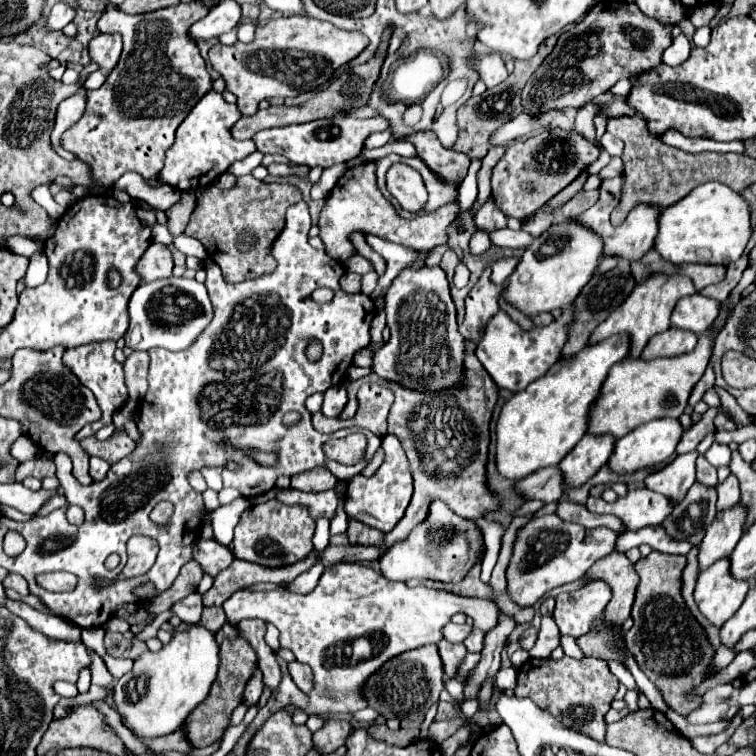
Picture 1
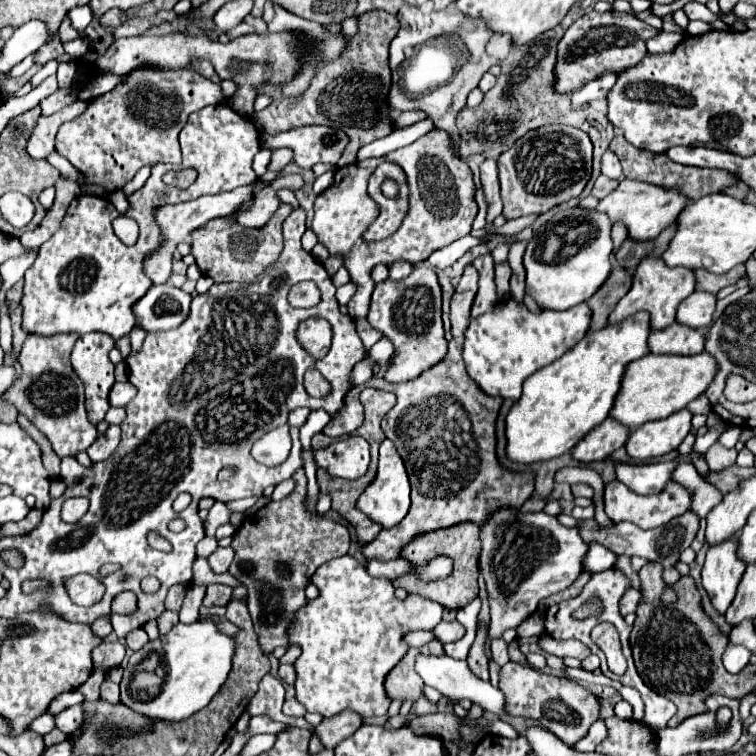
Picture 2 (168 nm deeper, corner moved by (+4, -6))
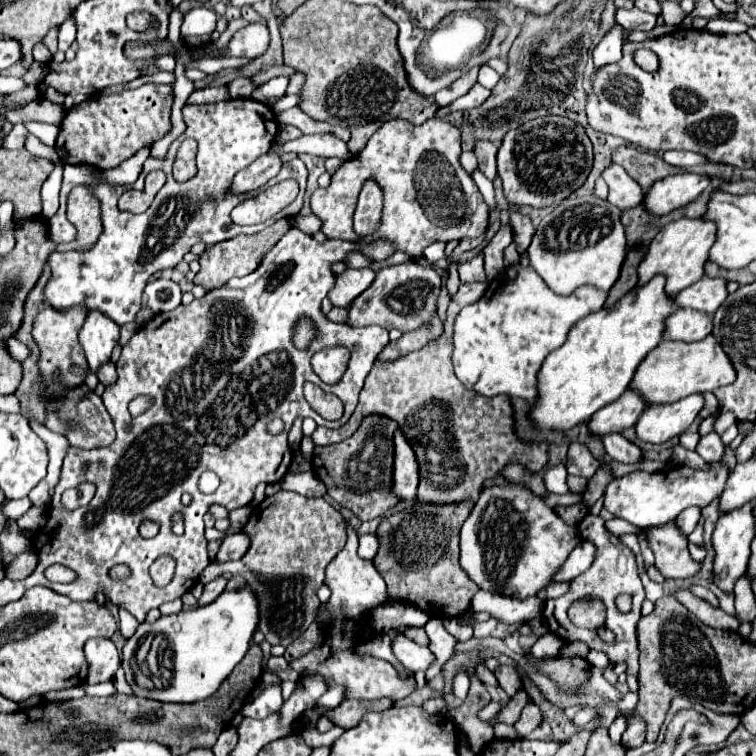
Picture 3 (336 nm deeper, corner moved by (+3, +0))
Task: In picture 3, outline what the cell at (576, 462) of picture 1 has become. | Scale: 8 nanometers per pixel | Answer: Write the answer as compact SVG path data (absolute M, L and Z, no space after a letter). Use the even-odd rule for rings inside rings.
M628 388L628 392L624 392L624 396L616 400L616 404L608 404L608 408L596 412L596 416L592 416L588 426L596 436L622 432L624 428L630 428L638 422L644 408L646 400L640 396L640 392L636 394L632 388Z

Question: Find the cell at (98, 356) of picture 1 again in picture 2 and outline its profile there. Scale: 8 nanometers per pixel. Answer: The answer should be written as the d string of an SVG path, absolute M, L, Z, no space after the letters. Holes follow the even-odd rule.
M83 334L83 336L79 336L79 340L75 342L75 348L71 352L71 366L85 386L85 396L87 396L85 408L87 408L87 418L93 426L103 422L107 410L111 408L109 392L115 384L115 376L113 376L113 362L109 360L107 354L113 346L115 346L115 340L107 334Z

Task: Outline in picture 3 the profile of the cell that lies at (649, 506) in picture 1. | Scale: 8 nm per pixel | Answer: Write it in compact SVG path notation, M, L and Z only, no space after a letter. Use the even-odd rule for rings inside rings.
M710 462L708 470L700 470L700 468L692 470L688 466L676 466L676 468L668 468L662 472L654 472L654 474L632 472L608 484L606 494L604 494L604 508L610 514L624 518L630 524L640 526L640 528L662 526L662 524L676 520L676 516L690 506L704 508L712 500L720 498L720 494L724 492L728 474L730 470L724 462Z

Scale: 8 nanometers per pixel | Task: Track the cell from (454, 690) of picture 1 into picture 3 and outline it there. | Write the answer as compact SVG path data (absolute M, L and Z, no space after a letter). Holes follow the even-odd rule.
M490 702L484 710L480 710L480 712L478 712L478 718L480 718L480 720L490 722L490 720L494 720L494 718L498 716L498 712L500 712L500 710L502 710L502 706L500 706L498 702Z

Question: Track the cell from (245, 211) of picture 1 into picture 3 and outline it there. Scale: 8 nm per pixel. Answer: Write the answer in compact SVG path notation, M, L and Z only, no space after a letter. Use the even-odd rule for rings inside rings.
M276 220L272 226L268 226L266 230L258 232L258 234L252 234L252 236L246 236L246 234L240 234L232 240L226 240L222 244L214 244L212 248L208 248L202 256L200 256L200 266L202 270L194 276L194 284L200 284L204 286L206 290L212 290L212 288L220 288L224 286L230 278L234 276L246 276L250 272L254 272L258 268L258 264L262 262L262 258L266 256L266 252L270 252L278 240L284 236L284 232L290 228L290 220Z

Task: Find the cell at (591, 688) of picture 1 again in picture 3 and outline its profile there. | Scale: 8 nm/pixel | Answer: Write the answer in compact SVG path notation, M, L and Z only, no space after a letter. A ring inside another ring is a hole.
M500 664L500 666L494 670L494 676L496 676L500 688L506 690L508 696L514 696L516 690L520 690L520 686L522 686L522 682L520 682L520 678L518 678L518 674L516 674L516 670L514 670L512 666L502 666L502 664Z

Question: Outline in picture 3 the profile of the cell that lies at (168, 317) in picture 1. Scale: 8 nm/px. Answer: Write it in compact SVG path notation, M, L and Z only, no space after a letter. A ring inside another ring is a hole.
M158 278L158 280L152 280L146 284L144 296L146 296L146 304L152 308L152 312L158 314L158 312L170 312L170 310L178 308L180 300L182 300L182 290L176 282L168 280L168 278Z

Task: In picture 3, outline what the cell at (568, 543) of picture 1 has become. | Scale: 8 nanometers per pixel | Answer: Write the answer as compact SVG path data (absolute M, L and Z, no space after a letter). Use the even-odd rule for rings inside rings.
M494 484L480 492L460 530L460 566L484 590L526 598L550 584L554 572L578 542L578 530L568 526L528 488L520 484Z

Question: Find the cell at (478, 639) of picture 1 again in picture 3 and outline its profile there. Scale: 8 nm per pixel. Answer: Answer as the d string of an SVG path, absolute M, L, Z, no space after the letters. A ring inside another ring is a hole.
M432 618L428 620L426 626L424 626L424 630L426 630L428 638L430 638L428 648L436 656L436 662L432 662L430 668L426 670L426 679L430 681L441 672L442 666L452 658L456 640L447 632L441 619Z

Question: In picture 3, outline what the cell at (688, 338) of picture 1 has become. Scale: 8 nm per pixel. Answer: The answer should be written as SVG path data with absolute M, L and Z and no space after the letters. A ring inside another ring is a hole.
M680 308L666 320L666 340L696 342L712 332L712 316L692 308Z

